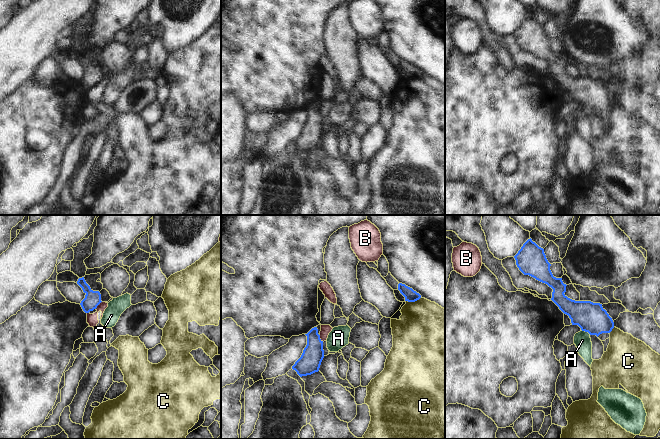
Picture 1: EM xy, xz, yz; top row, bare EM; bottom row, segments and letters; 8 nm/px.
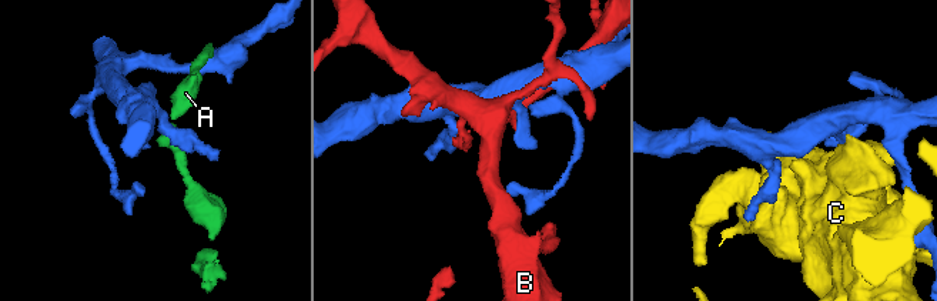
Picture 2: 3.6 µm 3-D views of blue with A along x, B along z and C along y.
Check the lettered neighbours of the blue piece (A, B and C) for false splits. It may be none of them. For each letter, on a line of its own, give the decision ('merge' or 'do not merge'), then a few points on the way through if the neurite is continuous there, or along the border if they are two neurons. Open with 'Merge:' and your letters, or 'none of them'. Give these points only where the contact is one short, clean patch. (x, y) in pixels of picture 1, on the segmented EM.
Merge: none of them
A: do not merge; border along yz (581, 329), (590, 334)
B: do not merge
C: do not merge

